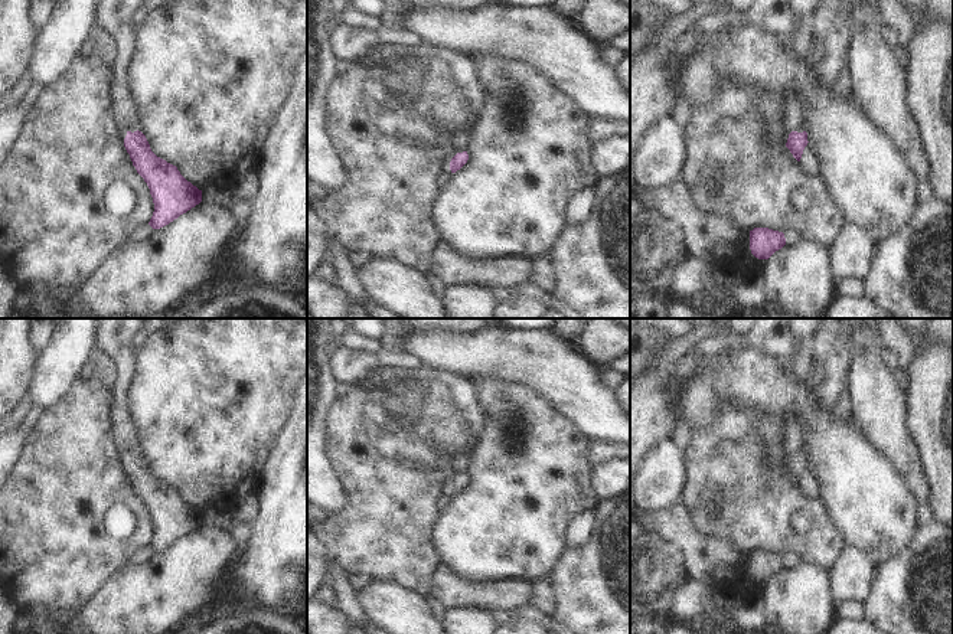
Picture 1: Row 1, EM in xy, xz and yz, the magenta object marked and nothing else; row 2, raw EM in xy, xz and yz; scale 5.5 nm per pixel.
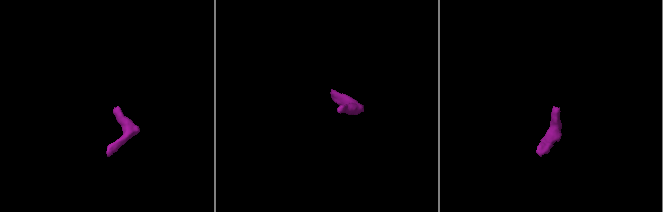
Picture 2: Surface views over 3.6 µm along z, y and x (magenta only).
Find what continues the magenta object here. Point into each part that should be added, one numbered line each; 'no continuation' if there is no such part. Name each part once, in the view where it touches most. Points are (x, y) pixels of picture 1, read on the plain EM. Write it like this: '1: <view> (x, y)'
1: yz (795, 430)

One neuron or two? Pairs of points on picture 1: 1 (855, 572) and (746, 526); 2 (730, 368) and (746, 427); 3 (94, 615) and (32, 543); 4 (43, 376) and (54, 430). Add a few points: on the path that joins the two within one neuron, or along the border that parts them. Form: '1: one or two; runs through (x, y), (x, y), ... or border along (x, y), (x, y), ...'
1: two; border along (847, 546), (829, 569)
2: two; border along (773, 415), (727, 399), (711, 424)
3: two; border along (107, 579), (75, 611)
4: two; border along (72, 381), (71, 386), (45, 409)

